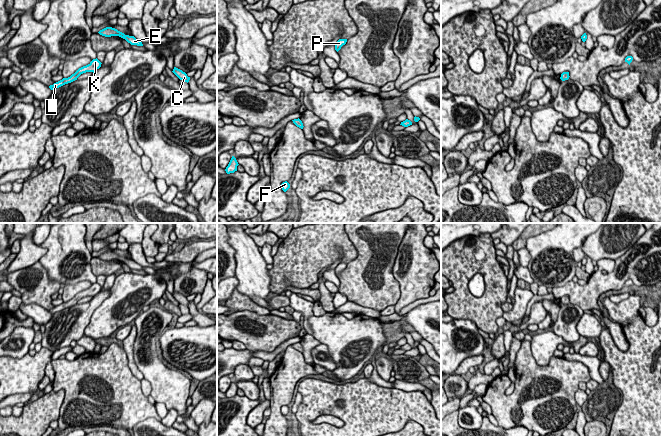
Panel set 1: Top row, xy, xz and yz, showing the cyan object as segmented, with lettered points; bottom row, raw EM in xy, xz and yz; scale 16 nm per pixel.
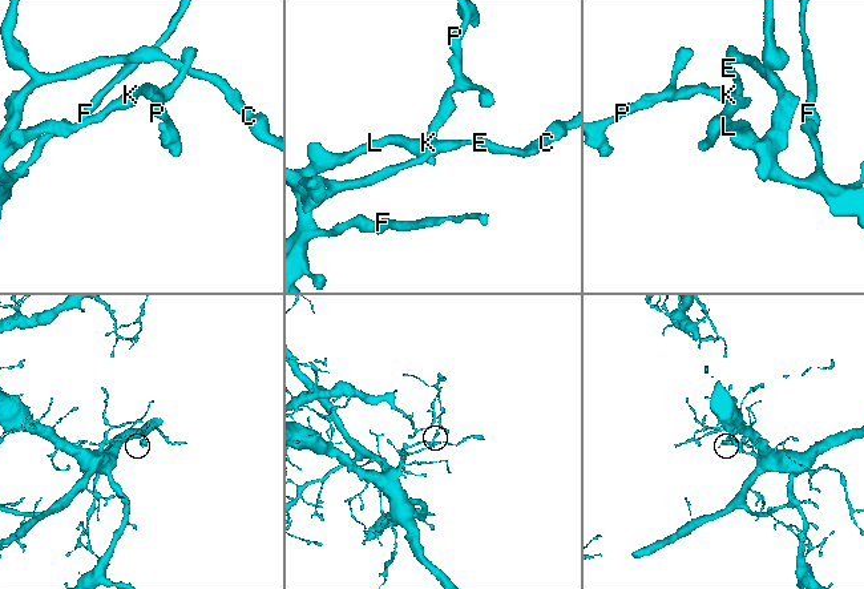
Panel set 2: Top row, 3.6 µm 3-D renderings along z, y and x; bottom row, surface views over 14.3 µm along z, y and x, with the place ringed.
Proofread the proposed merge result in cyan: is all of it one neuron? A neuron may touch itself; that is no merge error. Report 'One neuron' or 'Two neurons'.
One neuron

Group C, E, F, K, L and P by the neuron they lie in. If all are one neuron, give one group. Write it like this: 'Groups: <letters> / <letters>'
Groups: C E F K L P

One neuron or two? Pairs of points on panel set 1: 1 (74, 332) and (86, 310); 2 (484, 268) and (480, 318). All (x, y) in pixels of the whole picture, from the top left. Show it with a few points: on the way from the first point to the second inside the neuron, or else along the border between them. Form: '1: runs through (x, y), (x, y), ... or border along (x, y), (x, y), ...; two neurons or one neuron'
1: runs through (74, 327), (81, 315); one neuron
2: runs through (491, 280), (491, 301), (489, 306); one neuron

